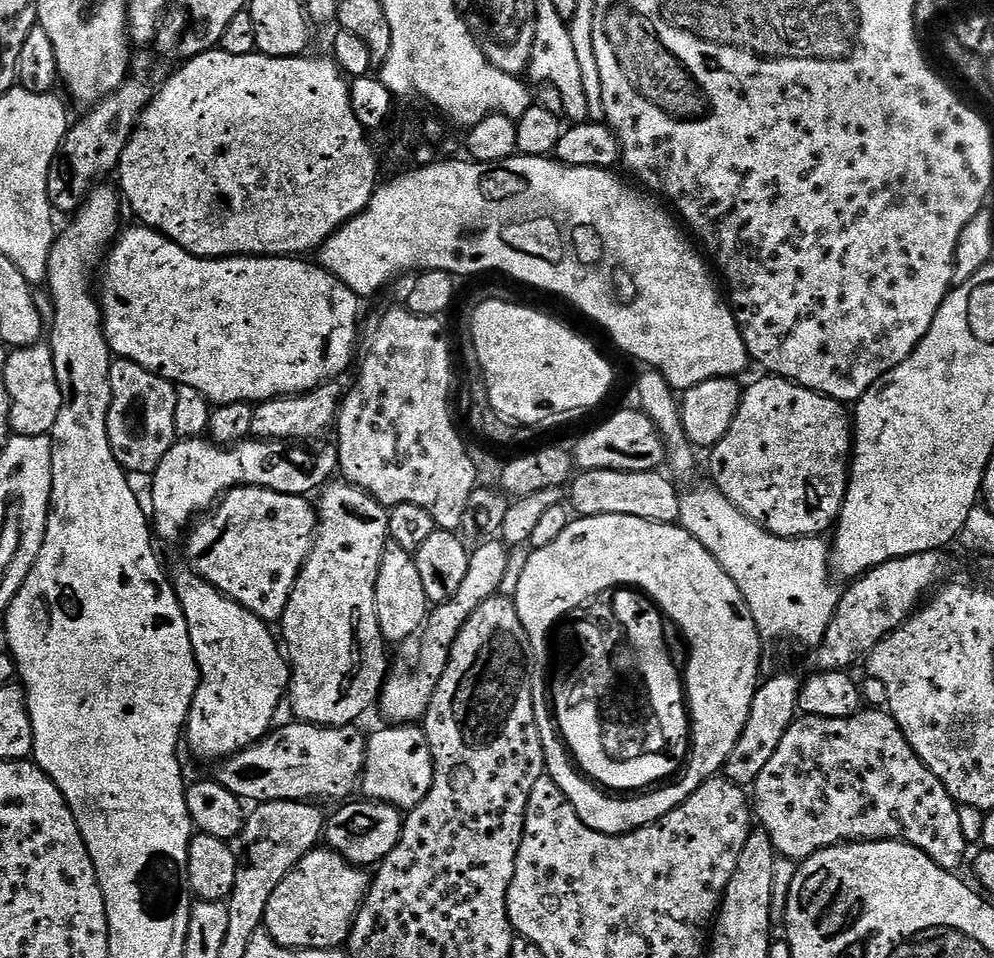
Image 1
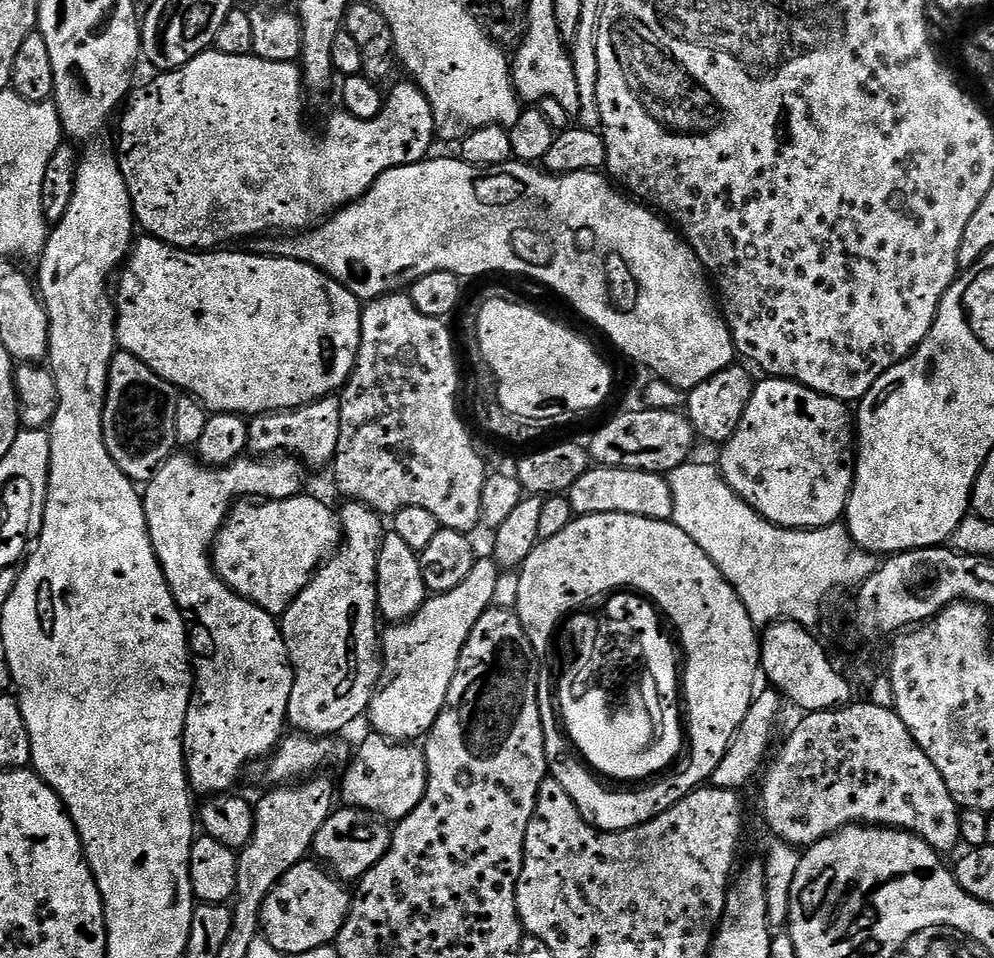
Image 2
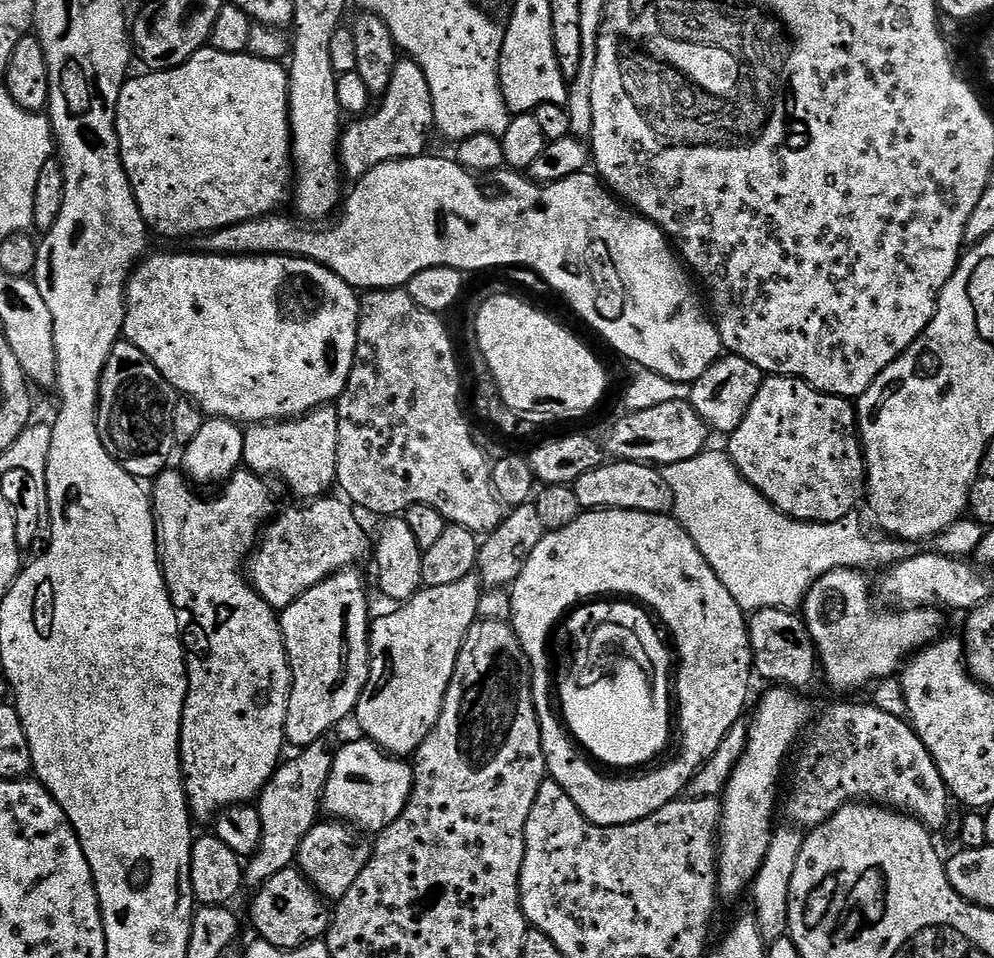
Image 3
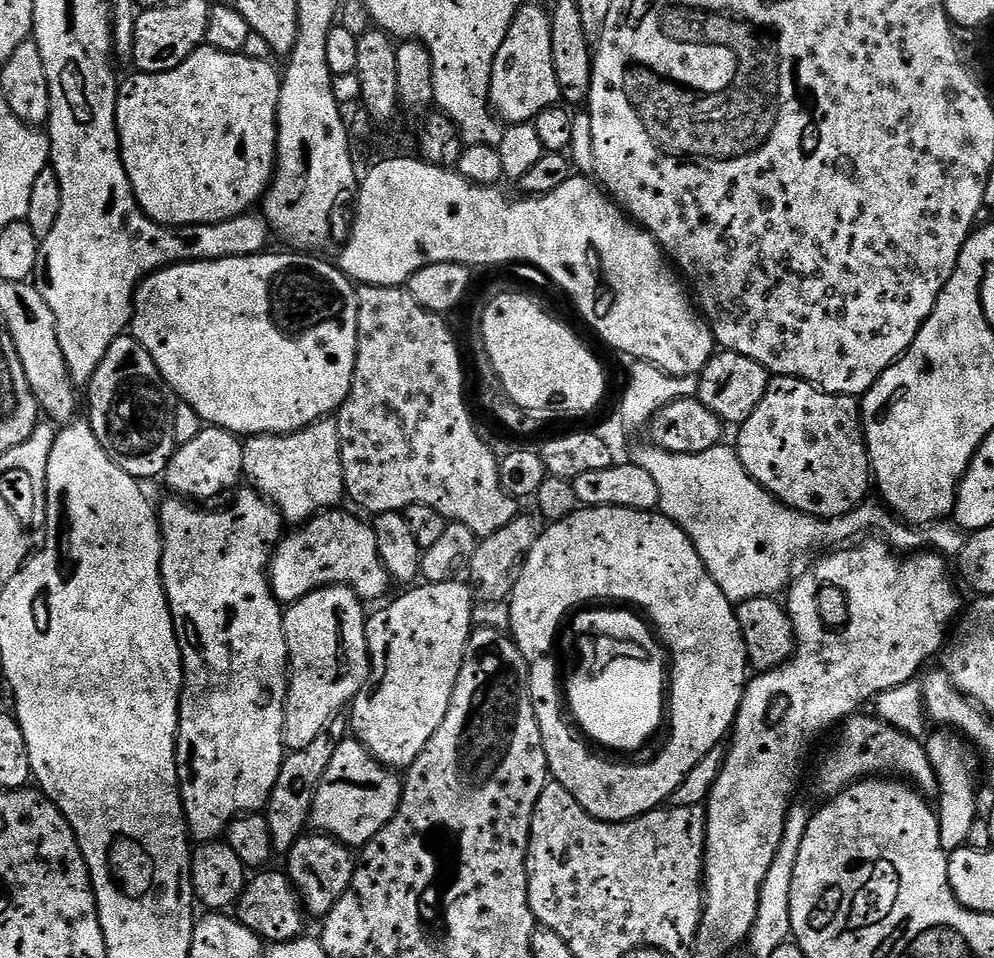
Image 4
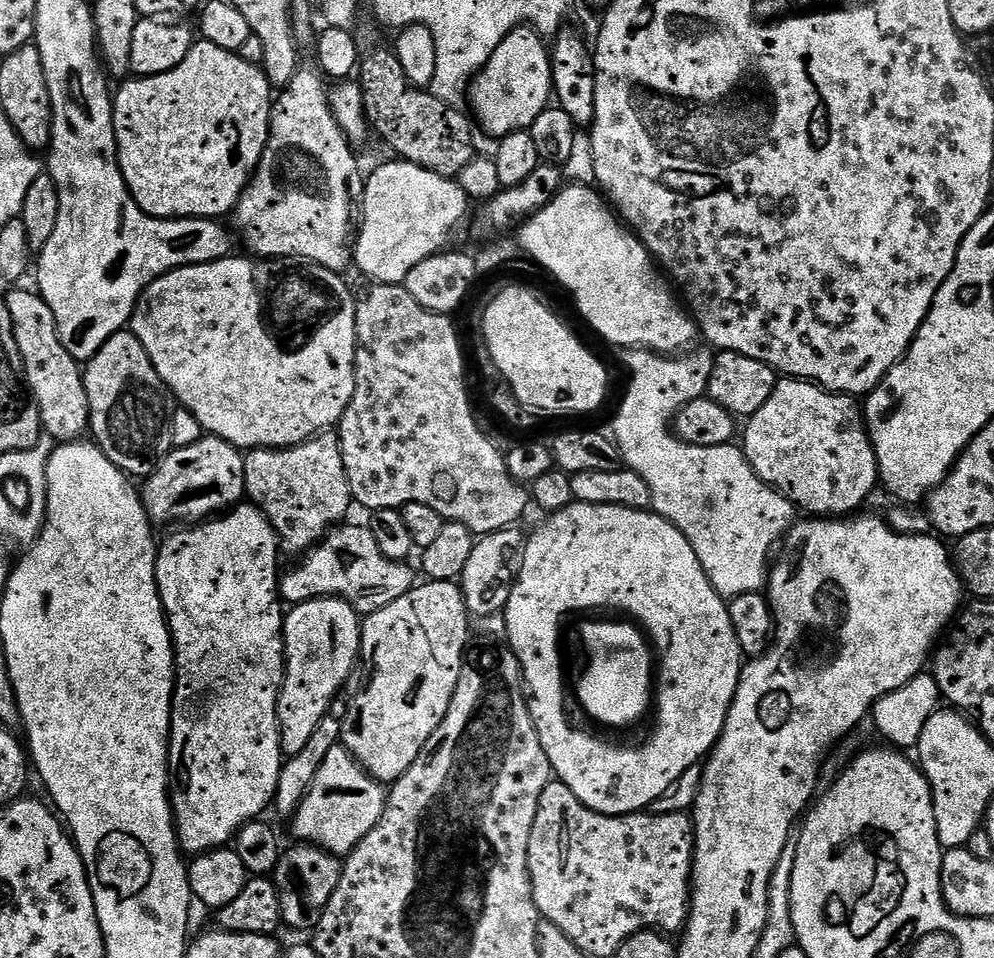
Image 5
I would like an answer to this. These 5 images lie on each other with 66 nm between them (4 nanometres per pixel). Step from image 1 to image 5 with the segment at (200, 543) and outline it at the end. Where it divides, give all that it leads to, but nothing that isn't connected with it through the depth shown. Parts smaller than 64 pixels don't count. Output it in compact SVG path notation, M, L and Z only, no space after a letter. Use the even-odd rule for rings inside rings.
M341 523L331 529L324 539L314 548L303 553L297 568L280 576L280 599L285 605L304 604L307 600L322 600L326 596L335 596L345 600L357 614L377 612L390 602L398 602L417 583L418 577L412 573L411 563L391 560L378 550L374 534L363 523Z

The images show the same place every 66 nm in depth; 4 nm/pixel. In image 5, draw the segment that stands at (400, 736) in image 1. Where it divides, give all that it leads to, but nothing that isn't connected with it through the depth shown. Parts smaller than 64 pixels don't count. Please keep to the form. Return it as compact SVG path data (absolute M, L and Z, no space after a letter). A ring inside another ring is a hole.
M333 744L324 757L319 757L318 774L314 774L314 782L306 798L302 798L290 827L297 841L325 848L332 855L344 858L356 849L366 834L370 834L370 830L374 830L374 826L378 826L386 788L344 749L343 744Z

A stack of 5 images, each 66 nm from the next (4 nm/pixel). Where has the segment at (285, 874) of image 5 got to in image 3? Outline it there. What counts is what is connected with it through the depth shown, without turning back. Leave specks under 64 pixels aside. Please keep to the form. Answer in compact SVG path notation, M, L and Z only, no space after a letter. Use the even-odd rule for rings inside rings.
M317 822L310 834L302 838L302 846L298 846L296 864L325 901L335 902L344 897L346 890L354 886L358 874L366 870L366 862L370 862L372 844L369 837L355 827L343 822L327 823Z

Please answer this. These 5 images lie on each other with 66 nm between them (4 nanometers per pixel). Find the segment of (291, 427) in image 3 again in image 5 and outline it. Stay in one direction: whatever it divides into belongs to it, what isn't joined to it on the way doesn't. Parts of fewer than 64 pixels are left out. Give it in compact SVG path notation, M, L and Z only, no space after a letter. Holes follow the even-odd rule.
M335 431L320 433L312 439L293 448L254 448L244 457L244 490L247 499L262 509L272 523L285 553L303 554L316 547L326 533L337 527L345 519L348 507L353 507L352 491L348 485L348 475L342 462L340 438Z

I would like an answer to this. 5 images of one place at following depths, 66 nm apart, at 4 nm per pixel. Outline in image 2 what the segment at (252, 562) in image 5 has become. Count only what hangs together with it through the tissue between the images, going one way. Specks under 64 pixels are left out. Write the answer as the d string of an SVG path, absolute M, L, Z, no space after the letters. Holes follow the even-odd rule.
M287 454L241 458L223 466L209 466L192 456L169 456L143 485L142 499L154 554L170 586L170 594L188 626L188 642L194 657L192 704L184 723L184 769L188 771L191 791L196 794L205 792L203 795L211 798L217 794L231 793L244 767L251 760L263 761L280 743L288 724L288 703L294 686L294 674L277 617L242 598L224 583L212 565L210 549L237 500L283 498L289 493L299 493L300 464Z

